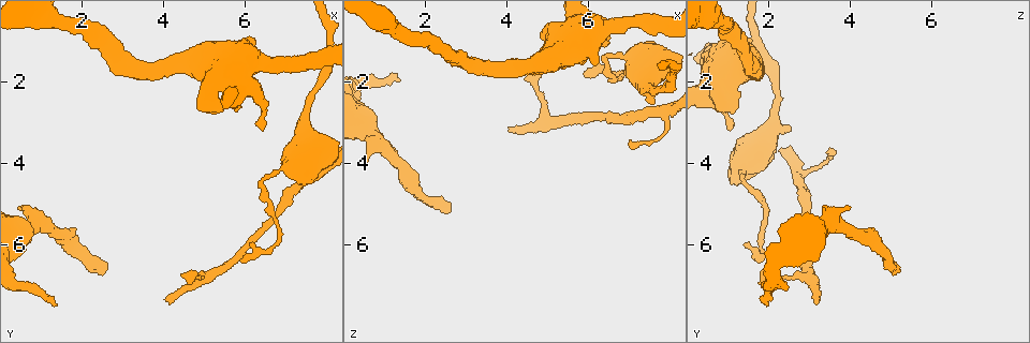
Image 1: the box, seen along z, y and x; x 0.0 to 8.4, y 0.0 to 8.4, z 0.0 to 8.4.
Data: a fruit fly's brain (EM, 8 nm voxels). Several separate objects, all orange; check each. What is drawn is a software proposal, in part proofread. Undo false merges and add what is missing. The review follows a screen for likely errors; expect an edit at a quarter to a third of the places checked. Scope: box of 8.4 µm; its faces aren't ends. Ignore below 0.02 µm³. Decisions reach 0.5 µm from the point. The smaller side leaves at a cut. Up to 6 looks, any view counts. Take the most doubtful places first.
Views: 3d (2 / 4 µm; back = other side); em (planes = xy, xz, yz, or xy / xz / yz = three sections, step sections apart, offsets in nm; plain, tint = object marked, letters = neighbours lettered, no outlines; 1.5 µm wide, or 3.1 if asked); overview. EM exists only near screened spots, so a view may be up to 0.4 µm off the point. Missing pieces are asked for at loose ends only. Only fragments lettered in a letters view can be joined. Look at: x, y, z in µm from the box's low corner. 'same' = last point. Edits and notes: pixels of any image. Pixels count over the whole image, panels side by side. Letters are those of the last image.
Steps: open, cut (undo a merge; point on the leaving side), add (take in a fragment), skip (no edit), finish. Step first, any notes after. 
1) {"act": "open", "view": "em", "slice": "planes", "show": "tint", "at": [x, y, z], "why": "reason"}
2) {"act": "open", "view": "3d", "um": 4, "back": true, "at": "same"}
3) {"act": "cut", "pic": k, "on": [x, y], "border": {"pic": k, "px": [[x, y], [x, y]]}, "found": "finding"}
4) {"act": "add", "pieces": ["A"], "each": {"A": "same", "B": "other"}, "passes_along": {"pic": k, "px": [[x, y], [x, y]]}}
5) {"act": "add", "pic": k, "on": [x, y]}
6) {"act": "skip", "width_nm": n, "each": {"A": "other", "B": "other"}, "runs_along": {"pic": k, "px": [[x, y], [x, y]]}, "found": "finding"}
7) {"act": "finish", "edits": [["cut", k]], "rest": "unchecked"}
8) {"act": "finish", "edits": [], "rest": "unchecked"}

{"act": "open", "view": "em", "slice": "xz", "step": 8, "show": "letters", "at": [5.90, 6.40, 1.90], "why": "thin end"}

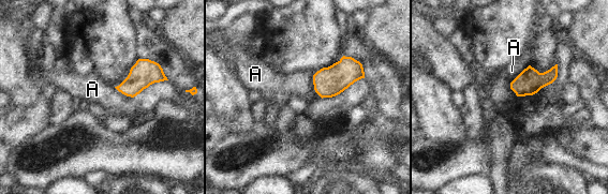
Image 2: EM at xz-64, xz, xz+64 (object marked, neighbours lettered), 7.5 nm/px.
{"act": "open", "view": "em", "slice": "planes", "show": "letters", "at": "same"}

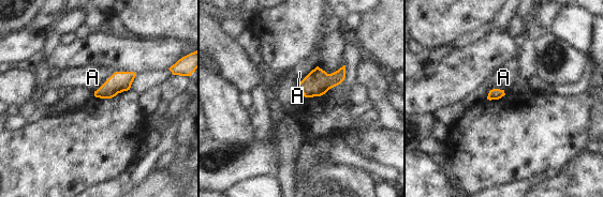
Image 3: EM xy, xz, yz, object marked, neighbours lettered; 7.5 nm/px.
{"act": "skip", "longest_contact_nm": ["A", 150], "each": {"A": "other"}, "found": "no lettered fragment goes on from it"}

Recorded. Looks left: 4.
{"act": "open", "view": "em", "slice": "planes", "show": "tint", "at": [2.55, 6.60, 5.25], "why": "an open end"}

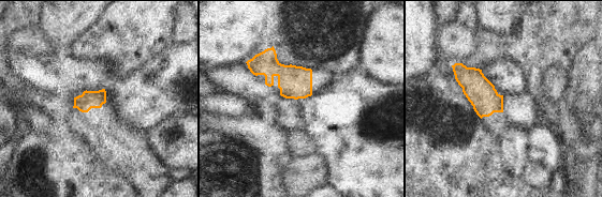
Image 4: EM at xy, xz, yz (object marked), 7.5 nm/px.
{"act": "open", "view": "em", "slice": "planes", "show": "letters", "at": "same"}

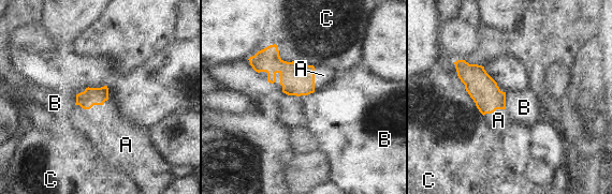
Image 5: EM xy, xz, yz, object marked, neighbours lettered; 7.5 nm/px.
{"act": "add", "pieces": ["A"], "each": {"A": "same", "B": "other", "C": "other"}, "passes_along": {"pic": 5, "px": [[90, 96], [96, 104], [104, 125]]}, "found": "it goes on there"}

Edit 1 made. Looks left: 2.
{"act": "finish", "edits": [["add", 5]], "rest": "unchecked"}

